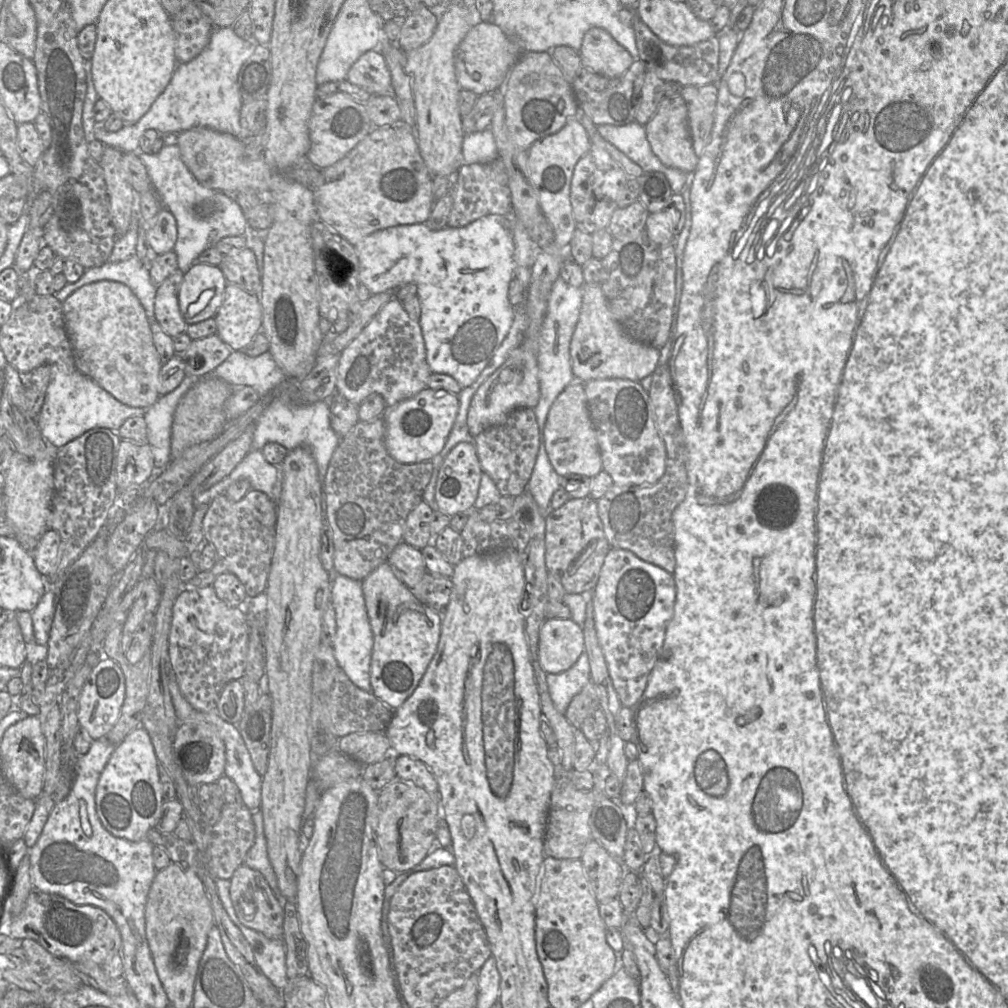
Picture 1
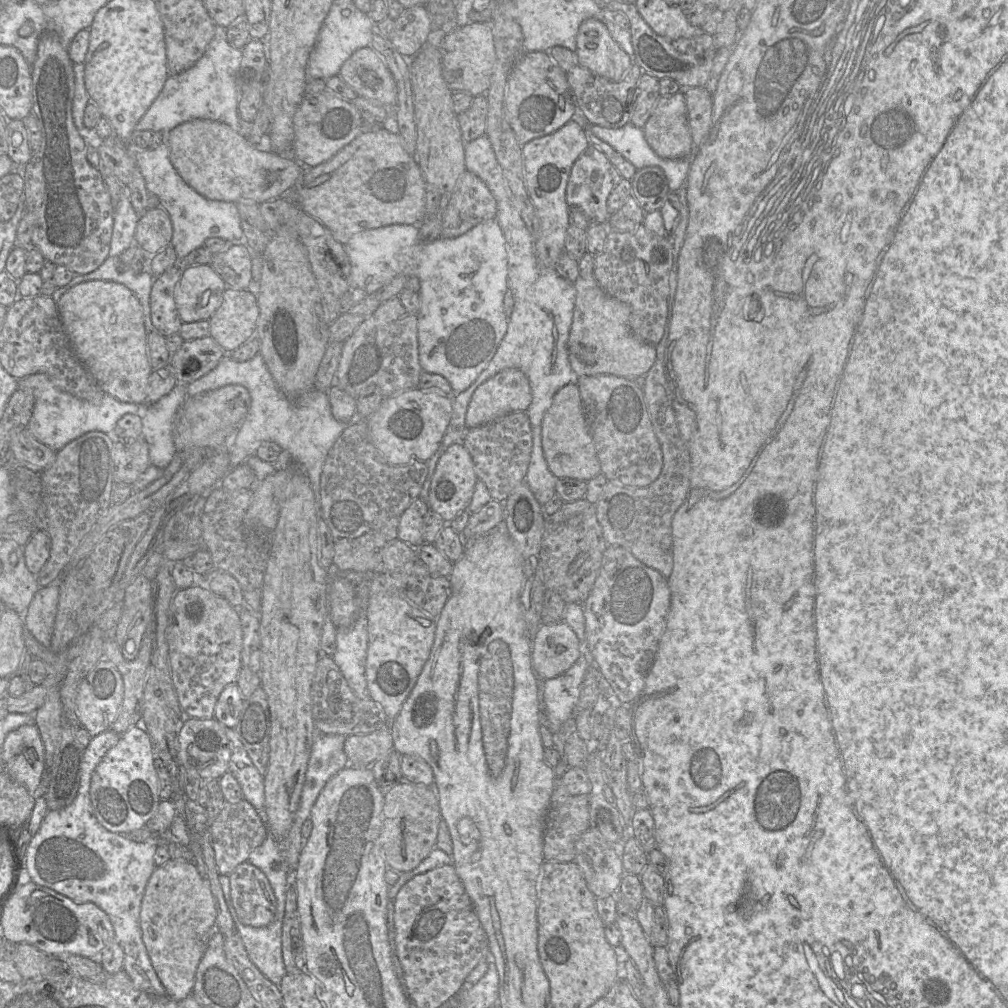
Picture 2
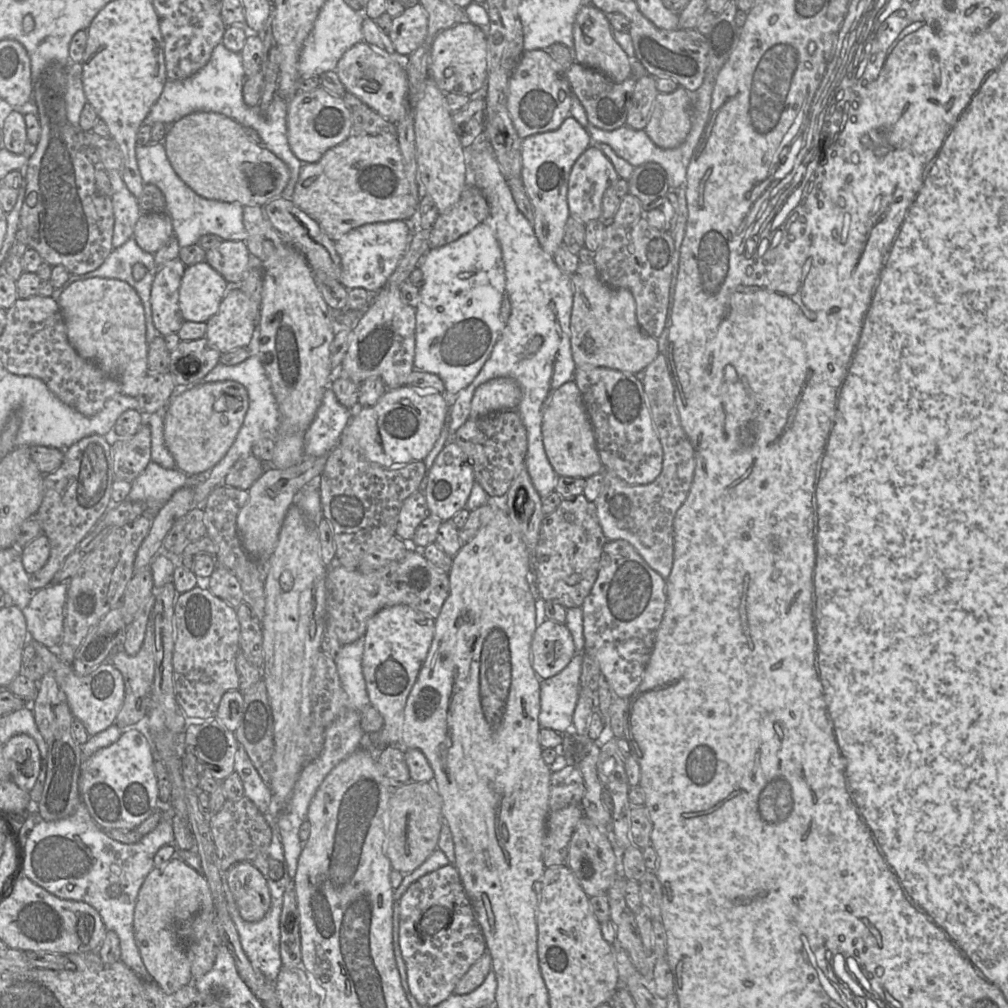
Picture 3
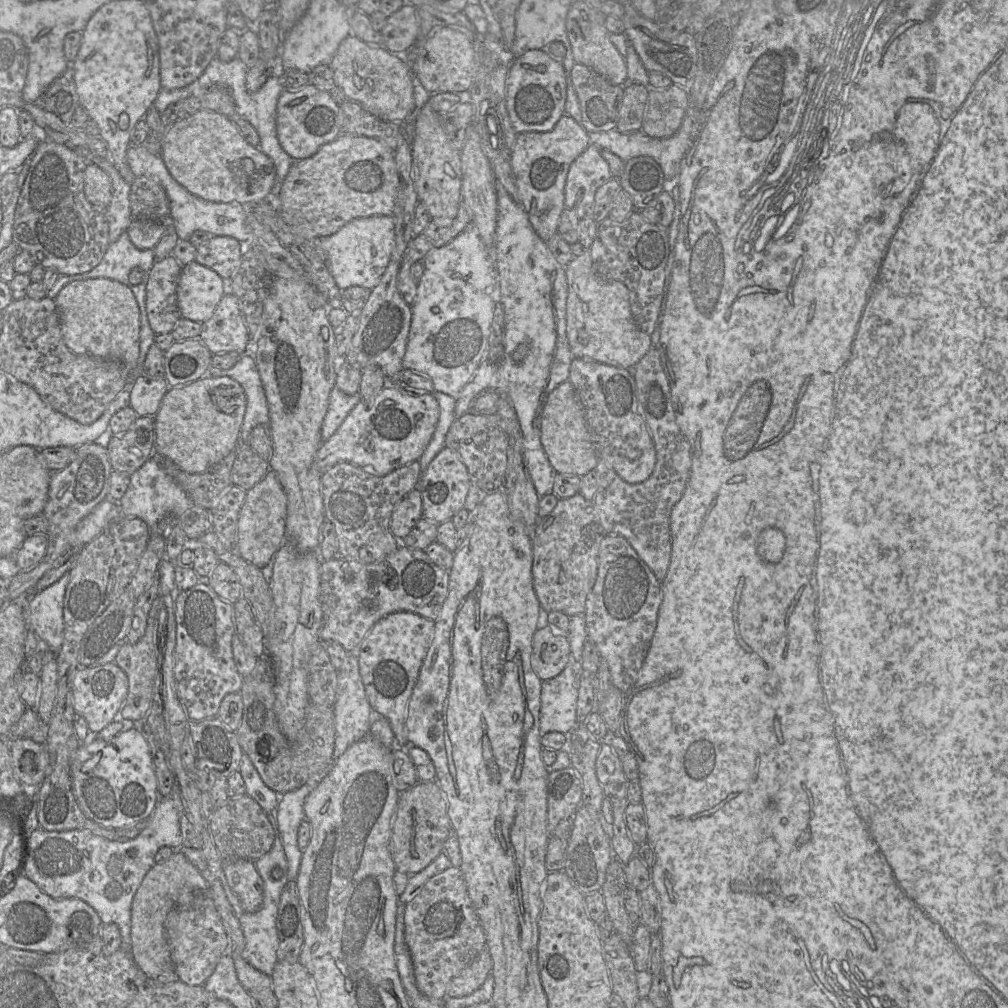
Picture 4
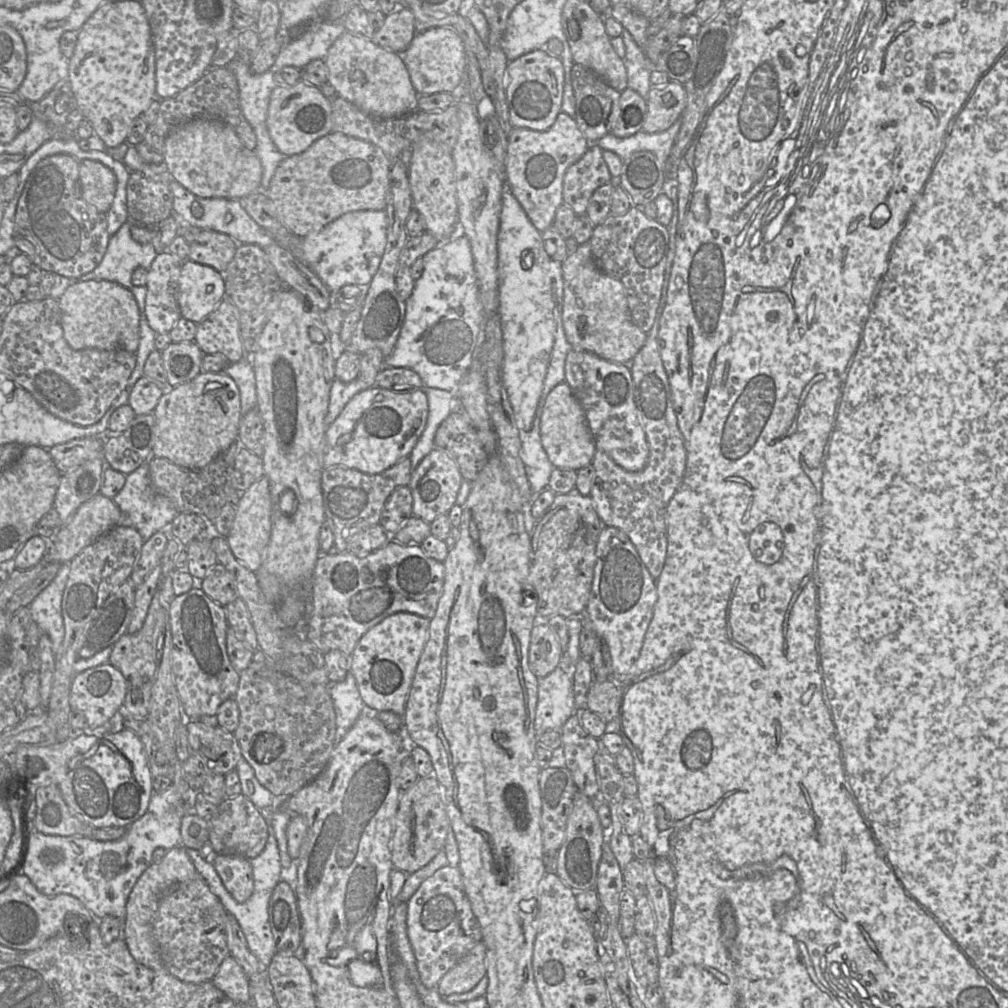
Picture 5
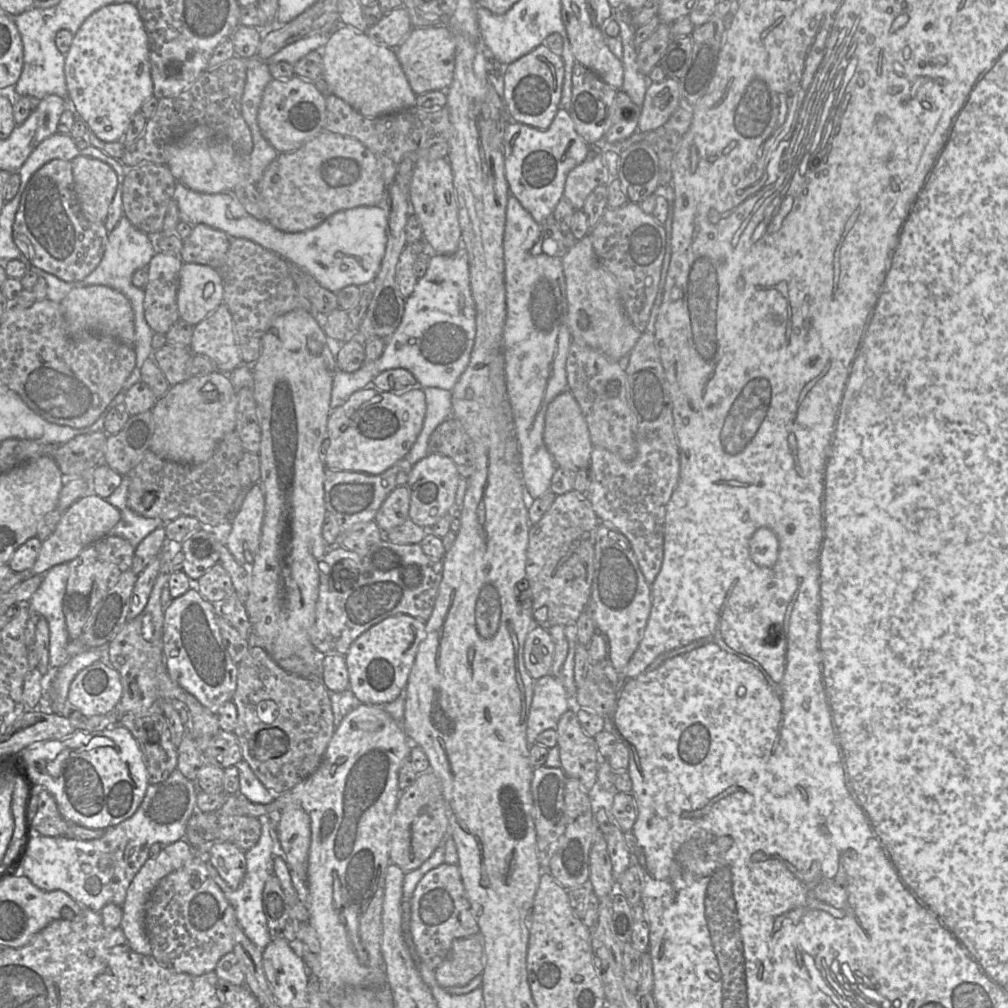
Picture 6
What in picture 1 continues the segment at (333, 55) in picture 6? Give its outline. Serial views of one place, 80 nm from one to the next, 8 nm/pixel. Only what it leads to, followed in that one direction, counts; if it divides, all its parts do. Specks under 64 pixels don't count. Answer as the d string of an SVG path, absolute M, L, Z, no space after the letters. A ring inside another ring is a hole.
M369 50L350 67L346 80L372 96L392 94L392 81L385 58L378 50Z

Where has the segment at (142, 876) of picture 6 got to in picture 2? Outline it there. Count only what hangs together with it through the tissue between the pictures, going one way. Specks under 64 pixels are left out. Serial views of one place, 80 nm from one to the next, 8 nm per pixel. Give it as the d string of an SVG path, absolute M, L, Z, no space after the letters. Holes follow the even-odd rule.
M170 859L155 868L145 887L141 902L140 927L142 940L152 966L166 990L166 995L174 1000L182 1000L193 991L195 974L207 942L215 930L216 903L204 880L192 861Z

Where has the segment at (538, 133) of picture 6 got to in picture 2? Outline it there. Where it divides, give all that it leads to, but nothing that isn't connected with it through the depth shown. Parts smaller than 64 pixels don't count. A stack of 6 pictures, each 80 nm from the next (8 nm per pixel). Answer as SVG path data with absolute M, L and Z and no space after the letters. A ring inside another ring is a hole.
M573 119L557 131L523 145L526 188L540 220L540 233L535 239L535 254L544 268L554 269L558 258L565 252L566 233L570 225L566 200L567 184L573 164L589 146L585 128Z

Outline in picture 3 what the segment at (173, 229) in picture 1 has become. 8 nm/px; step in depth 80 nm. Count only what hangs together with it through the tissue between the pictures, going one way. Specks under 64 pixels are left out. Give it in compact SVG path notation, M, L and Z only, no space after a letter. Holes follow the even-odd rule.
M167 212L142 213L134 227L133 238L146 252L156 253L174 235Z

